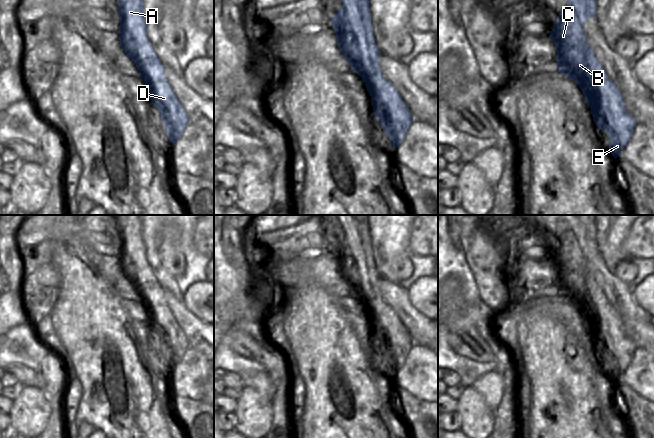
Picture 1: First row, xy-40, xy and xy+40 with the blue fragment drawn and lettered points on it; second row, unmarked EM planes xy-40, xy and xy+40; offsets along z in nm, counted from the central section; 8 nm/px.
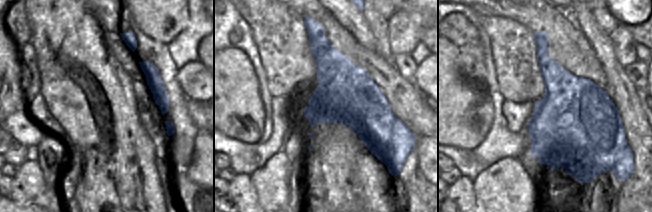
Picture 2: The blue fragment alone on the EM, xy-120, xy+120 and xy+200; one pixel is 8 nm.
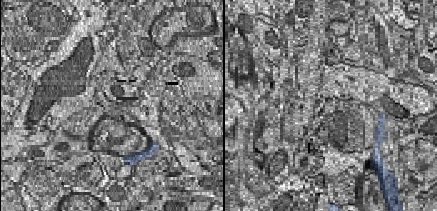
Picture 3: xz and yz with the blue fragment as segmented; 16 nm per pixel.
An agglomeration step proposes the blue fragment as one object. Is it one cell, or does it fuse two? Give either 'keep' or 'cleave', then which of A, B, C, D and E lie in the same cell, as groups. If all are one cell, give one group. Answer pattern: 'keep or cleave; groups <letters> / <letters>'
cleave; groups A D E / B C

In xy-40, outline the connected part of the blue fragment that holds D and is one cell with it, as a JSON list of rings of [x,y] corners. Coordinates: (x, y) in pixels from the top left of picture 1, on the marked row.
[[[117,0],[119,7],[117,8],[120,16],[120,23],[127,24],[127,30],[131,34],[135,42],[135,50],[137,59],[134,61],[143,82],[151,103],[157,108],[161,121],[165,126],[169,143],[175,143],[183,131],[185,130],[189,119],[179,100],[175,96],[171,86],[167,82],[163,64],[155,54],[151,42],[147,38],[147,25],[143,18],[143,0]]]

